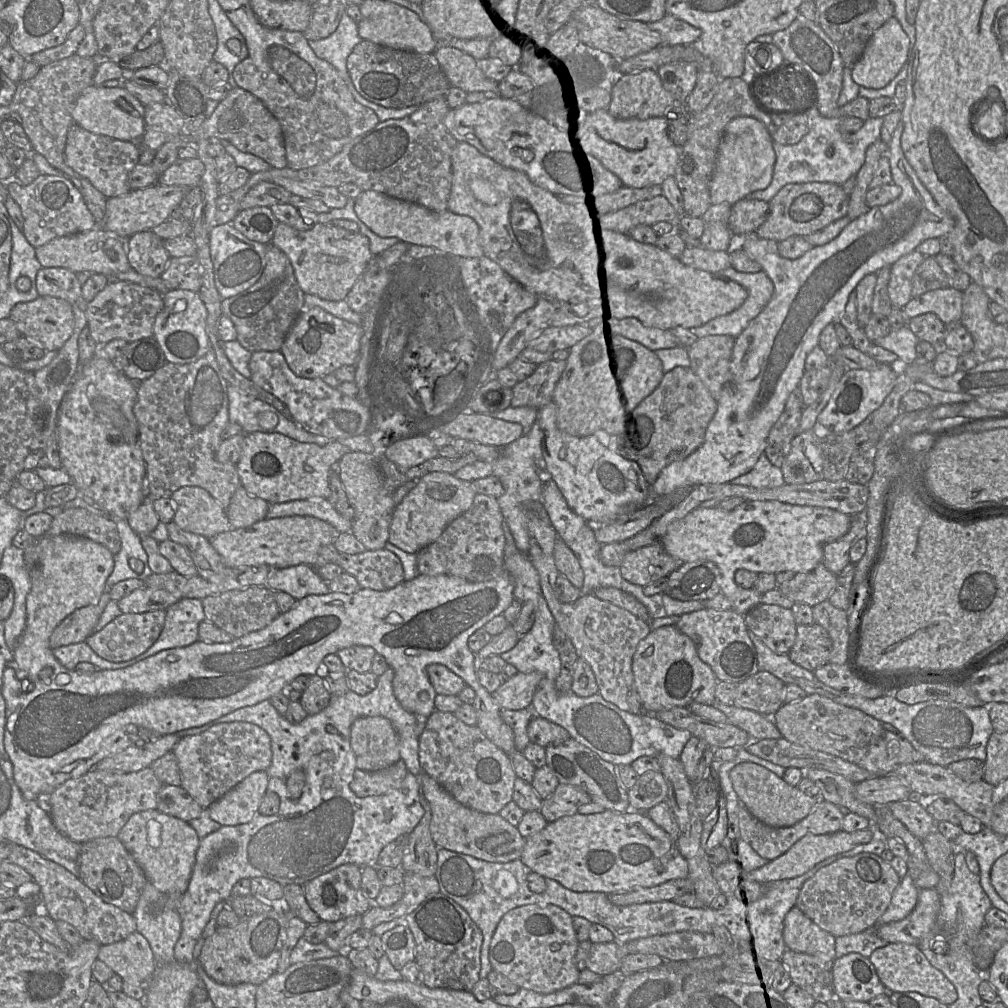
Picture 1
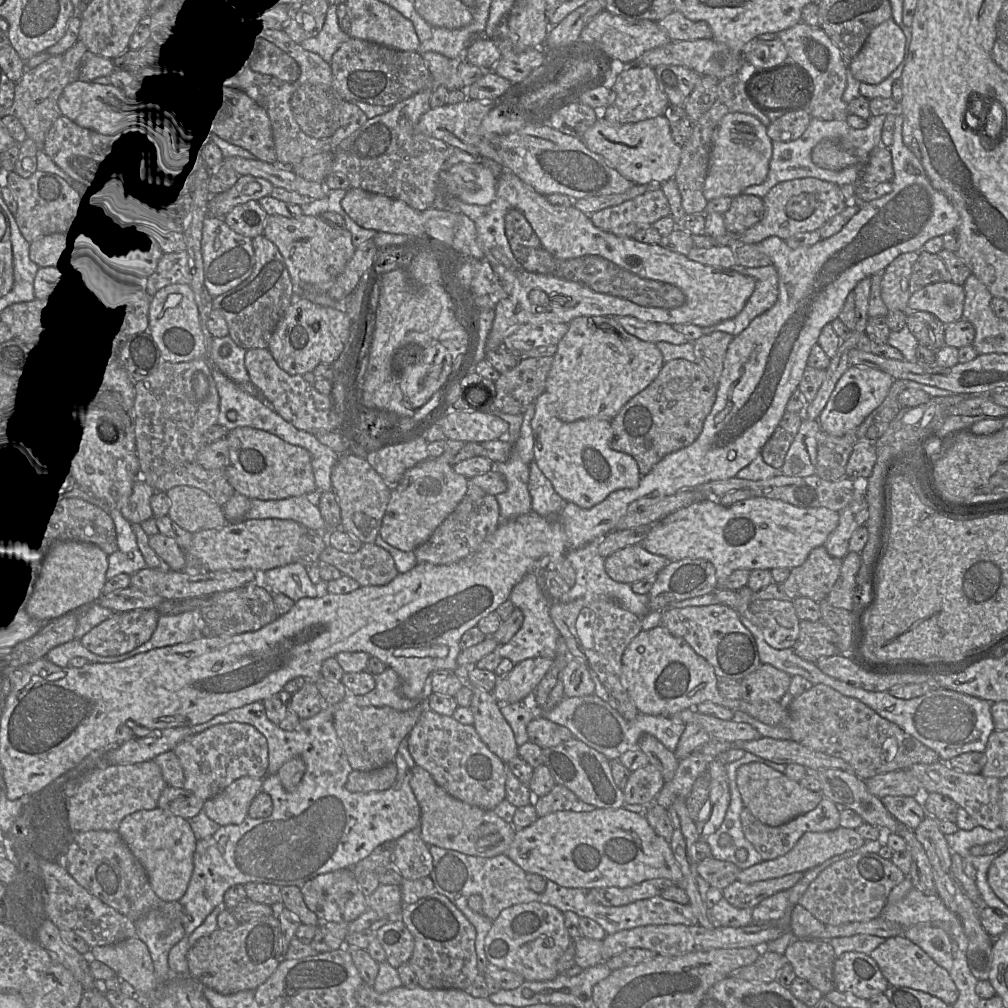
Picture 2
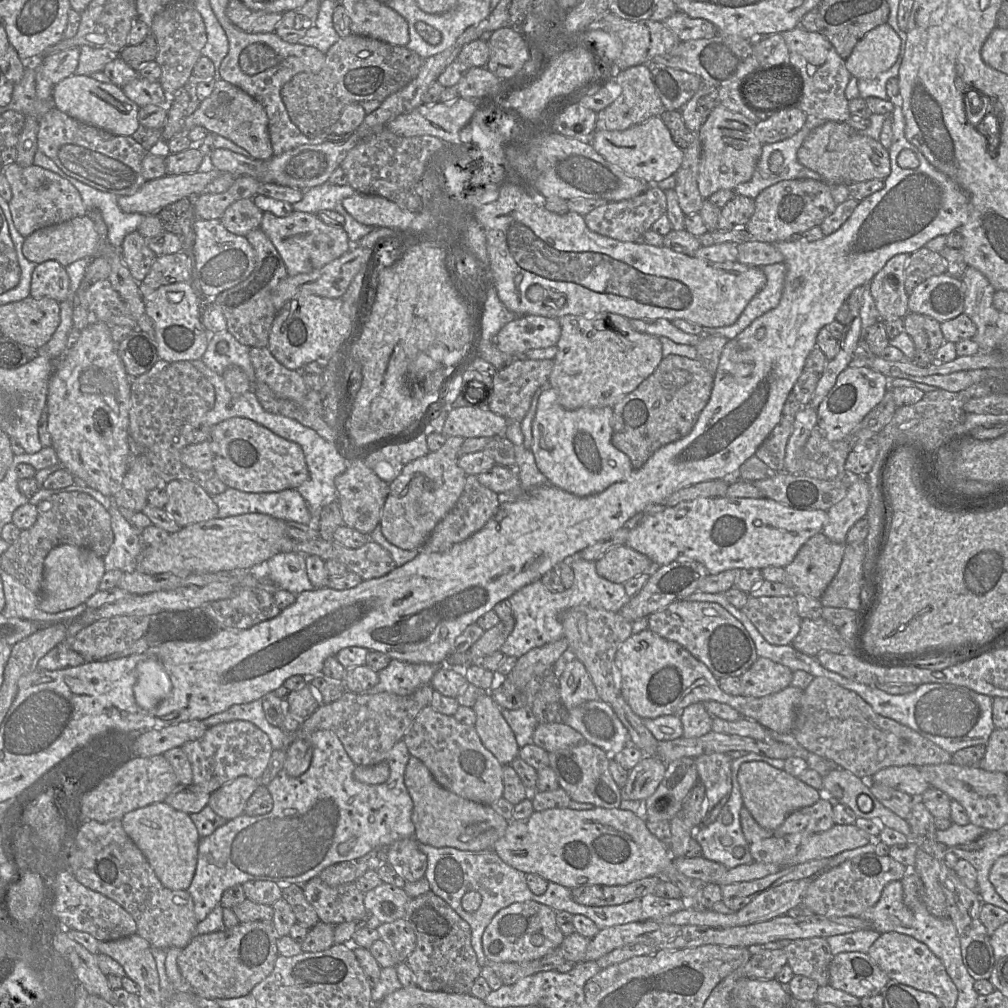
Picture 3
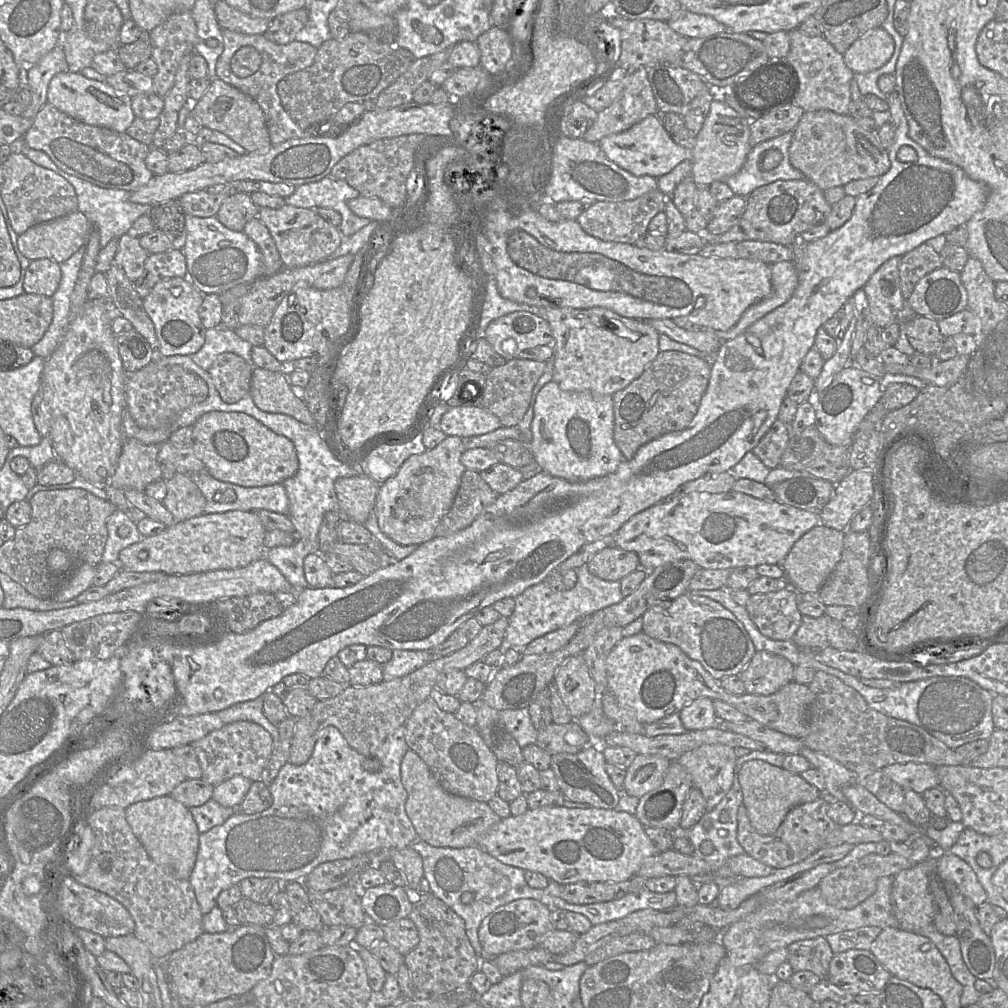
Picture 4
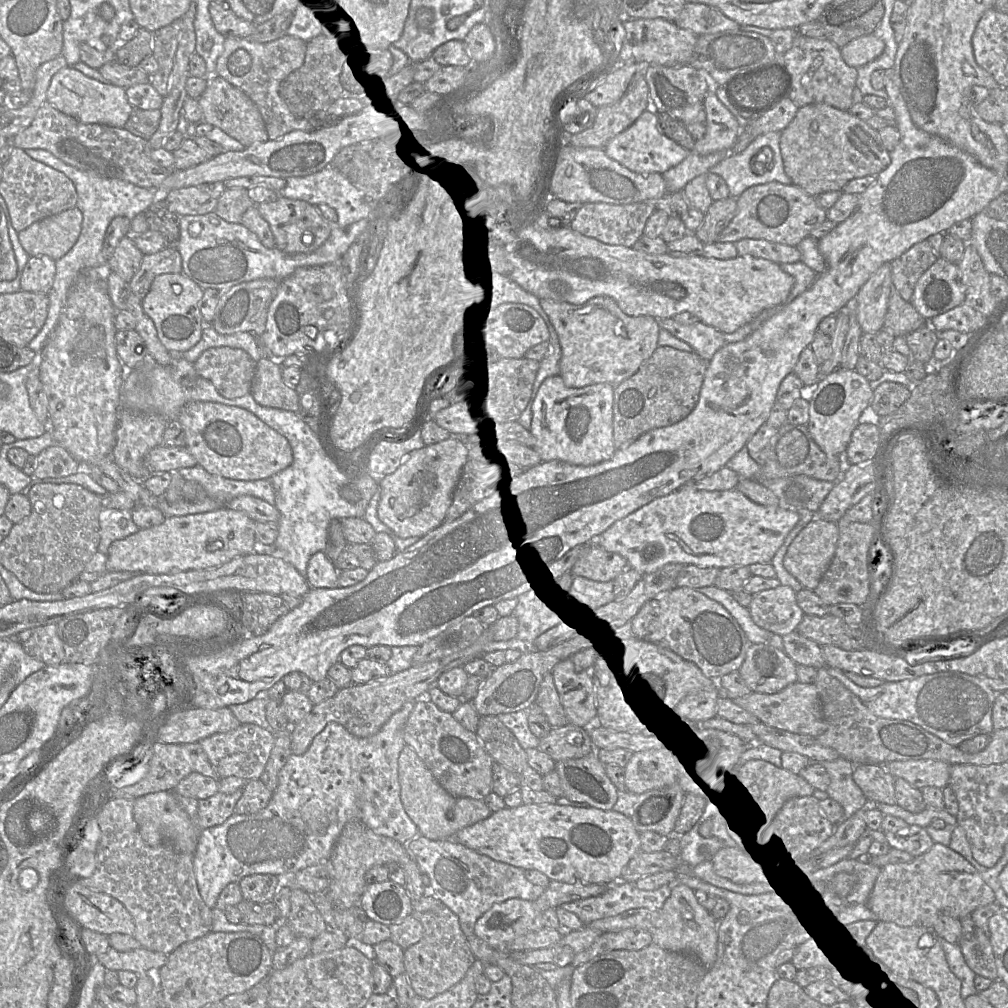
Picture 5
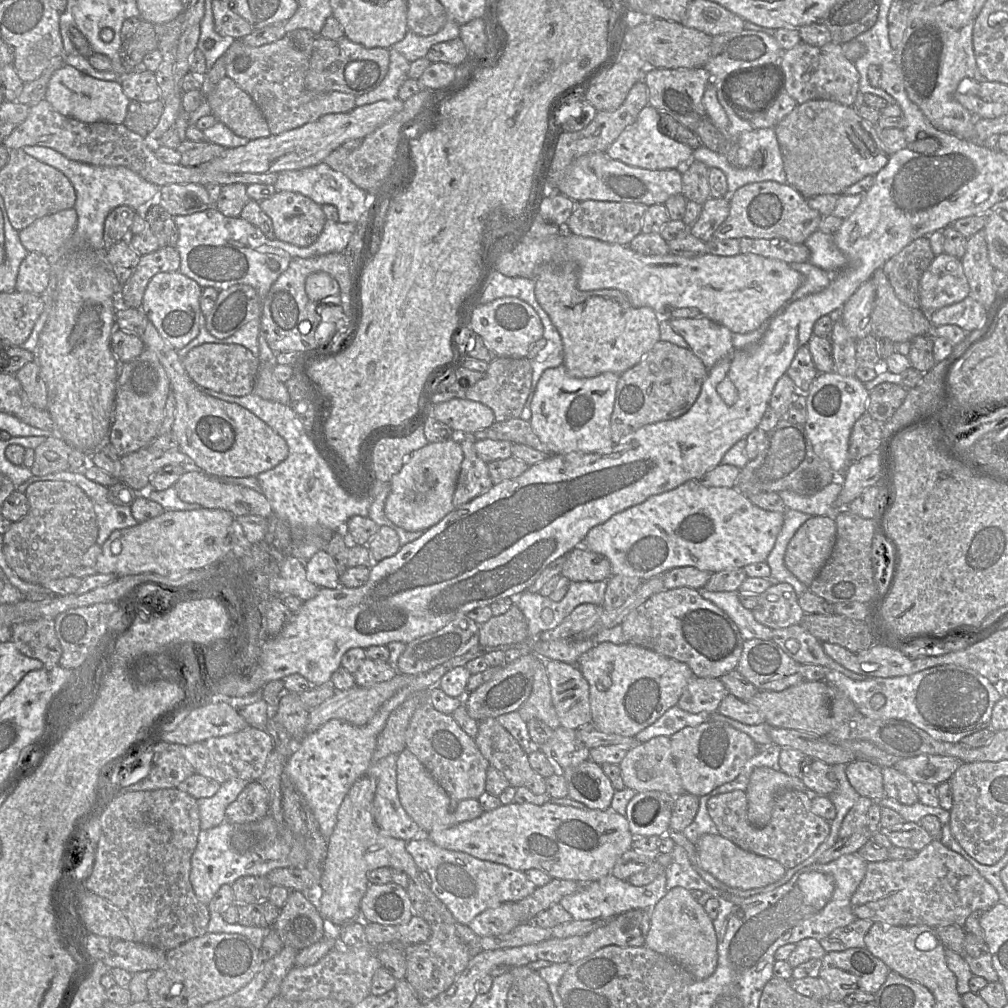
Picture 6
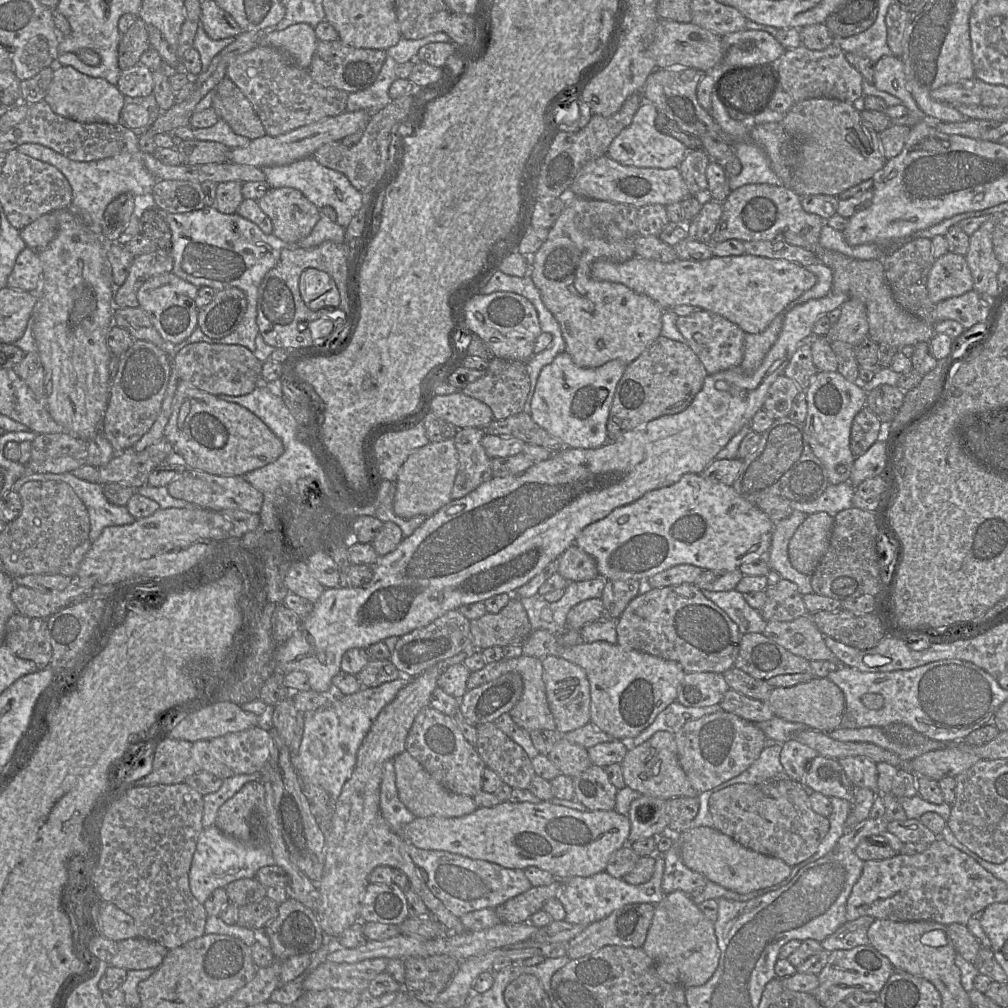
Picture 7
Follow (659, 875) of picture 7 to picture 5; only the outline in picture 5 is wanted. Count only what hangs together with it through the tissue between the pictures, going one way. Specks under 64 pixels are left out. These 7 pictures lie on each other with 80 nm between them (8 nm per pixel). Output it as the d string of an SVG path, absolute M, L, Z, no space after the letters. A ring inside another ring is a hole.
M620 879L606 885L601 895L567 902L561 907L576 914L587 925L594 920L616 916L633 908L660 911L672 891L668 884L655 890L643 890L635 883Z

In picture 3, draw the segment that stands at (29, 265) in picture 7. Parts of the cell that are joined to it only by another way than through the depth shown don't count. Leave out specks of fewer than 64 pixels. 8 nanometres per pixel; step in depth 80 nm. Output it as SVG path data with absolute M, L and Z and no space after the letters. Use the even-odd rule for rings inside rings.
M55 260L37 264L32 273L30 296L48 297L59 303L66 300L70 291L70 278L64 266Z

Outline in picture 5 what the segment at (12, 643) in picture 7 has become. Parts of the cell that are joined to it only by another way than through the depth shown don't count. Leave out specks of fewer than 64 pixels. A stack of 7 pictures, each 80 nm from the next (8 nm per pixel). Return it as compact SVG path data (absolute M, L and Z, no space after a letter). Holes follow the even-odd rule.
M56 624L26 629L15 637L29 656L42 661L46 666L60 665L65 660L63 643Z

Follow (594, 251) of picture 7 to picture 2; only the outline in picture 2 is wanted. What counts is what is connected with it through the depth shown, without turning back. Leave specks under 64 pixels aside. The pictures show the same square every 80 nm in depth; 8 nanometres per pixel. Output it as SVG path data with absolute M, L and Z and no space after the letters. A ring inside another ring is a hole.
M580 316L569 323L568 331L557 345L546 380L546 392L556 397L556 416L564 422L580 419L612 420L636 394L658 376L664 359L657 345L627 333L612 316Z

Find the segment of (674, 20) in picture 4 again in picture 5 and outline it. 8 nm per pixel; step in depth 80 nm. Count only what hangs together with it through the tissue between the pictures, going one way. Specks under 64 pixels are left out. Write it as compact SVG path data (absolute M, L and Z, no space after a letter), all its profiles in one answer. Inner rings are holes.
M687 2L674 23L697 35L718 33L727 30L739 30L741 25L725 16L718 8Z

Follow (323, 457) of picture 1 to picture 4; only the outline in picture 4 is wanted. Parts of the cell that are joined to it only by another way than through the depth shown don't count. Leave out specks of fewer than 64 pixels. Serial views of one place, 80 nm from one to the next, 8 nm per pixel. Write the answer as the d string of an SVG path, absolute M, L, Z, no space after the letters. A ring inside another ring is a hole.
M211 411L202 415L192 429L196 456L209 474L220 481L261 487L282 484L298 471L299 461L293 442L245 413Z

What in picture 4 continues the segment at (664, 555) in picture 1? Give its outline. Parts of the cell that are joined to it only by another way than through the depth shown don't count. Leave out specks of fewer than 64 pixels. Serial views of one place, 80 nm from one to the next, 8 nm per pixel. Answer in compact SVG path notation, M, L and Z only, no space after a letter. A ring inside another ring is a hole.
M608 546L597 552L586 563L596 577L607 581L620 581L641 568L638 555L617 546Z

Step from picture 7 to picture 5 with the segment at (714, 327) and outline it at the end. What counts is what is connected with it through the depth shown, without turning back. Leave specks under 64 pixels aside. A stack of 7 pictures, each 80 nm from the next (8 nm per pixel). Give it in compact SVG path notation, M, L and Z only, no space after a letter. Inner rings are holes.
M673 318L659 319L660 328L689 344L703 360L710 361L726 342L724 333L701 321L684 325Z

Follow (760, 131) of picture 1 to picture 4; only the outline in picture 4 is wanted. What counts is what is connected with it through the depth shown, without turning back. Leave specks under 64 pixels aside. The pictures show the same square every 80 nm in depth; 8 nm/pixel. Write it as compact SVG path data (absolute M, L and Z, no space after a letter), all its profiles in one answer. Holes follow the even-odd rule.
M715 91L710 111L696 135L696 143L691 152L691 177L697 187L709 187L714 181L725 181L726 178L738 173L752 148L749 139L750 121L727 105L721 95Z

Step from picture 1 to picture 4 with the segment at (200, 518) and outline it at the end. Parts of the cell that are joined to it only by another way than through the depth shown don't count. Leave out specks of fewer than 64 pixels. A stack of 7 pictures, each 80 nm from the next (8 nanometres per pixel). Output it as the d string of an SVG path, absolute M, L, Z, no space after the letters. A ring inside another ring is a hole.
M176 473L167 480L166 486L167 495L162 503L176 521L184 521L204 514L206 499L189 475Z

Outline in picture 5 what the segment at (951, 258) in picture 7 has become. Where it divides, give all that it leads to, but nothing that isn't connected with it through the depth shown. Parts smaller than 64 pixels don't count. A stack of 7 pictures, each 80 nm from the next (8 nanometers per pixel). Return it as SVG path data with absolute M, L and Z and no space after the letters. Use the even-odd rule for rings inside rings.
M938 257L918 279L910 302L926 320L931 320L963 304L965 297L958 265Z

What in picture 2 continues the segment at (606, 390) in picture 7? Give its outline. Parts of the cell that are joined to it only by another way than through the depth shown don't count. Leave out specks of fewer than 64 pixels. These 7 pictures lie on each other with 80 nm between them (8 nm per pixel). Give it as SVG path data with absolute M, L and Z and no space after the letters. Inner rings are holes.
M544 391L536 399L531 427L534 461L565 502L587 509L615 490L638 486L642 475L635 459L611 448L611 420L591 418L564 422L556 416L556 397Z

